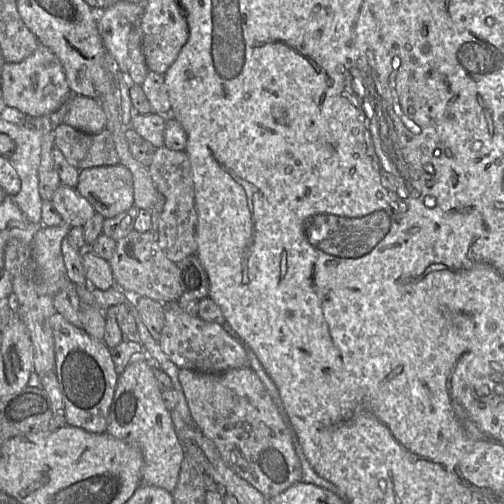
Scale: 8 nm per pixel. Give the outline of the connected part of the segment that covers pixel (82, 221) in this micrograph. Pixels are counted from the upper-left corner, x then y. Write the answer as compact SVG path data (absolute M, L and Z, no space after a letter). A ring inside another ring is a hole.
M61 184L55 191L52 202L63 222L71 227L84 226L95 214L91 203L76 188Z

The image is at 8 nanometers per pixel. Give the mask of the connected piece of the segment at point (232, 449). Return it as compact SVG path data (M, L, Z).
M236 368L220 374L180 369L178 378L196 426L215 444L224 463L232 471L266 498L275 497L301 482L302 467L293 446L291 429L264 384L251 368Z

